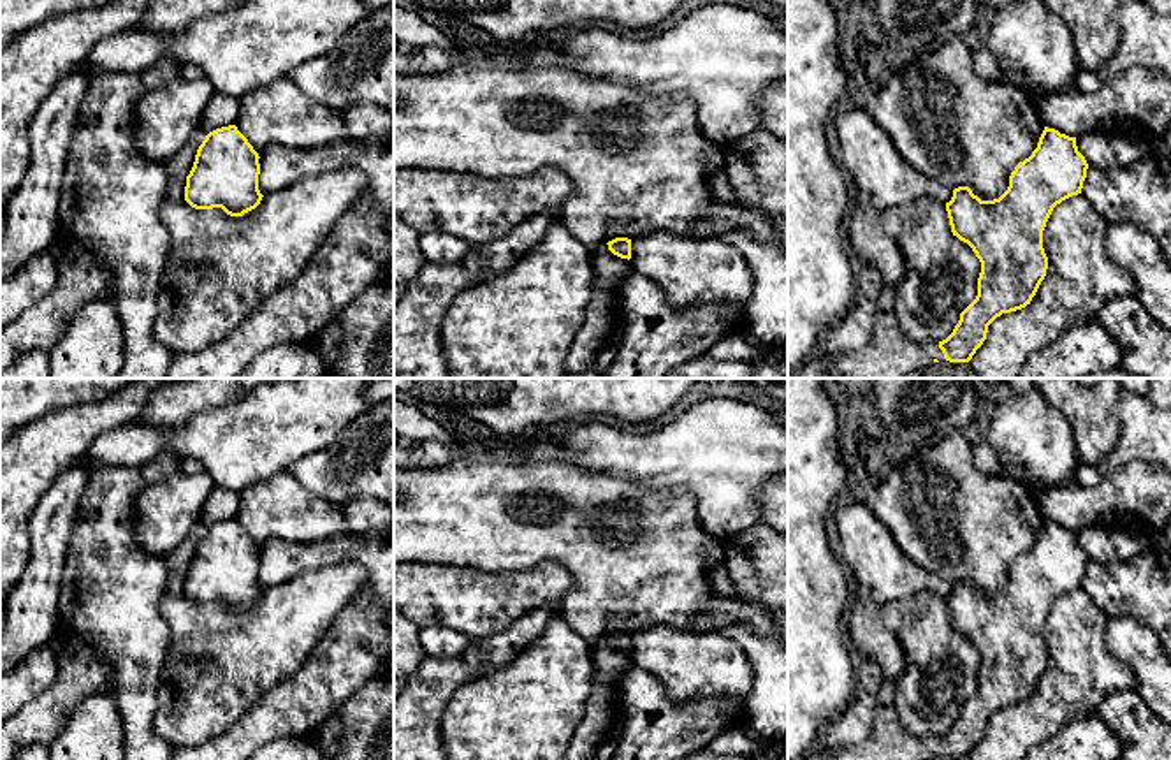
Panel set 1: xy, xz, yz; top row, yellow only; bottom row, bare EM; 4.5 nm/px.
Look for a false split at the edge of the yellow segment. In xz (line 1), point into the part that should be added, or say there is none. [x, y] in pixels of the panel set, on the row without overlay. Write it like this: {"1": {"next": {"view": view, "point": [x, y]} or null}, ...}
{"1": {"next": null}}

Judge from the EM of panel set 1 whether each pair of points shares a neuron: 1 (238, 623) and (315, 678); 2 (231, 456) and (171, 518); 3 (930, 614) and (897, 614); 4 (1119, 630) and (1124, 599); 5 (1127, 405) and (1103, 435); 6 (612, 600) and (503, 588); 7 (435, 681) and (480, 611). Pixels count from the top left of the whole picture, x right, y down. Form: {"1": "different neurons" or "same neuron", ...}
{"1": "different neurons", "2": "different neurons", "3": "same neuron", "4": "different neurons", "5": "different neurons", "6": "different neurons", "7": "different neurons"}

